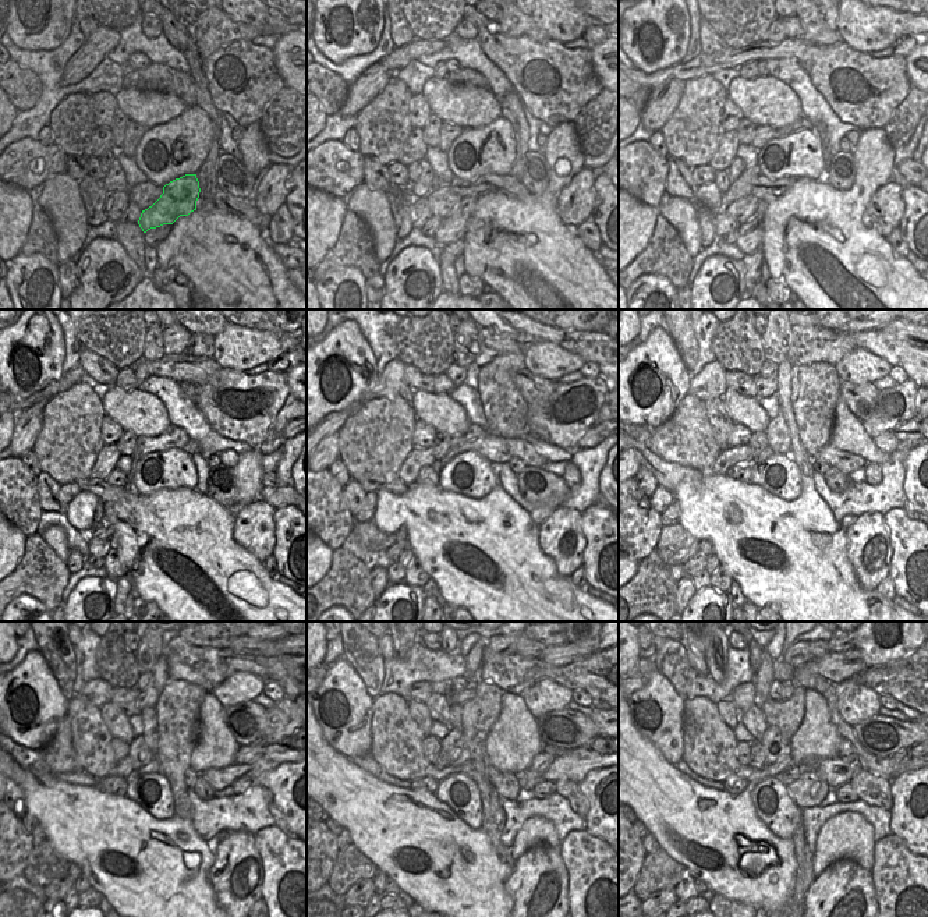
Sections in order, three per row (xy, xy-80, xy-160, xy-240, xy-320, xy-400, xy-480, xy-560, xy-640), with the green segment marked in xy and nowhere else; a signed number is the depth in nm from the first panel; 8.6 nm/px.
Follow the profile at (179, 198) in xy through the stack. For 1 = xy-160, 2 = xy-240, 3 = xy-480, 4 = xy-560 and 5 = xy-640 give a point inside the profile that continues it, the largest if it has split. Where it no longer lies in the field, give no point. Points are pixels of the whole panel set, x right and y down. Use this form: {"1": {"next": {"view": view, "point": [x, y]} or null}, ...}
{"1": {"next": {"view": "xy-160", "point": [751, 233]}}, "2": {"next": {"view": "xy-240", "point": [114, 569]}}, "3": {"next": {"view": "xy-480", "point": [91, 898]}}, "4": {"next": {"view": "xy-560", "point": [390, 900]}}, "5": {"next": {"view": "xy-640", "point": [697, 905]}}}

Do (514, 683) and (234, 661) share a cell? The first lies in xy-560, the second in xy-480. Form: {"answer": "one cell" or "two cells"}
{"answer": "one cell"}

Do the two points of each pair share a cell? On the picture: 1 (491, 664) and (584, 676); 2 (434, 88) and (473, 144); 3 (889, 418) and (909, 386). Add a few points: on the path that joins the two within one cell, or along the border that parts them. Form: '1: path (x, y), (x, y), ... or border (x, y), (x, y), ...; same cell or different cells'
1: path (514, 671), (549, 671), (560, 675); same cell
2: border (496, 120), (480, 127), (464, 128); different cells
3: path (893, 409), (895, 393), (899, 390); same cell

